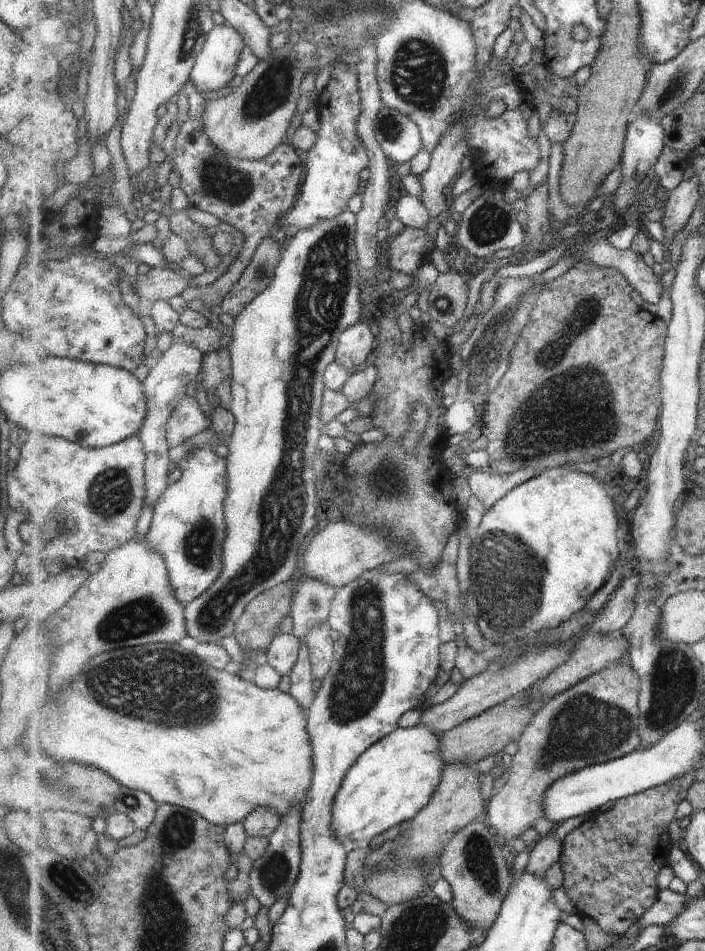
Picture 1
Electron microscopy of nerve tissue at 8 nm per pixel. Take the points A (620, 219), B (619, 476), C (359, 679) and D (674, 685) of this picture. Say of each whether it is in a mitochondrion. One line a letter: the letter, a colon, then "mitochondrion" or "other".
A: other
B: other
C: mitochondrion
D: mitochondrion

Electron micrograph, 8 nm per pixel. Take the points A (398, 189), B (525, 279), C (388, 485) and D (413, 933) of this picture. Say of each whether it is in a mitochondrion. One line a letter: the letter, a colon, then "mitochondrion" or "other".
A: other
B: other
C: mitochondrion
D: mitochondrion

